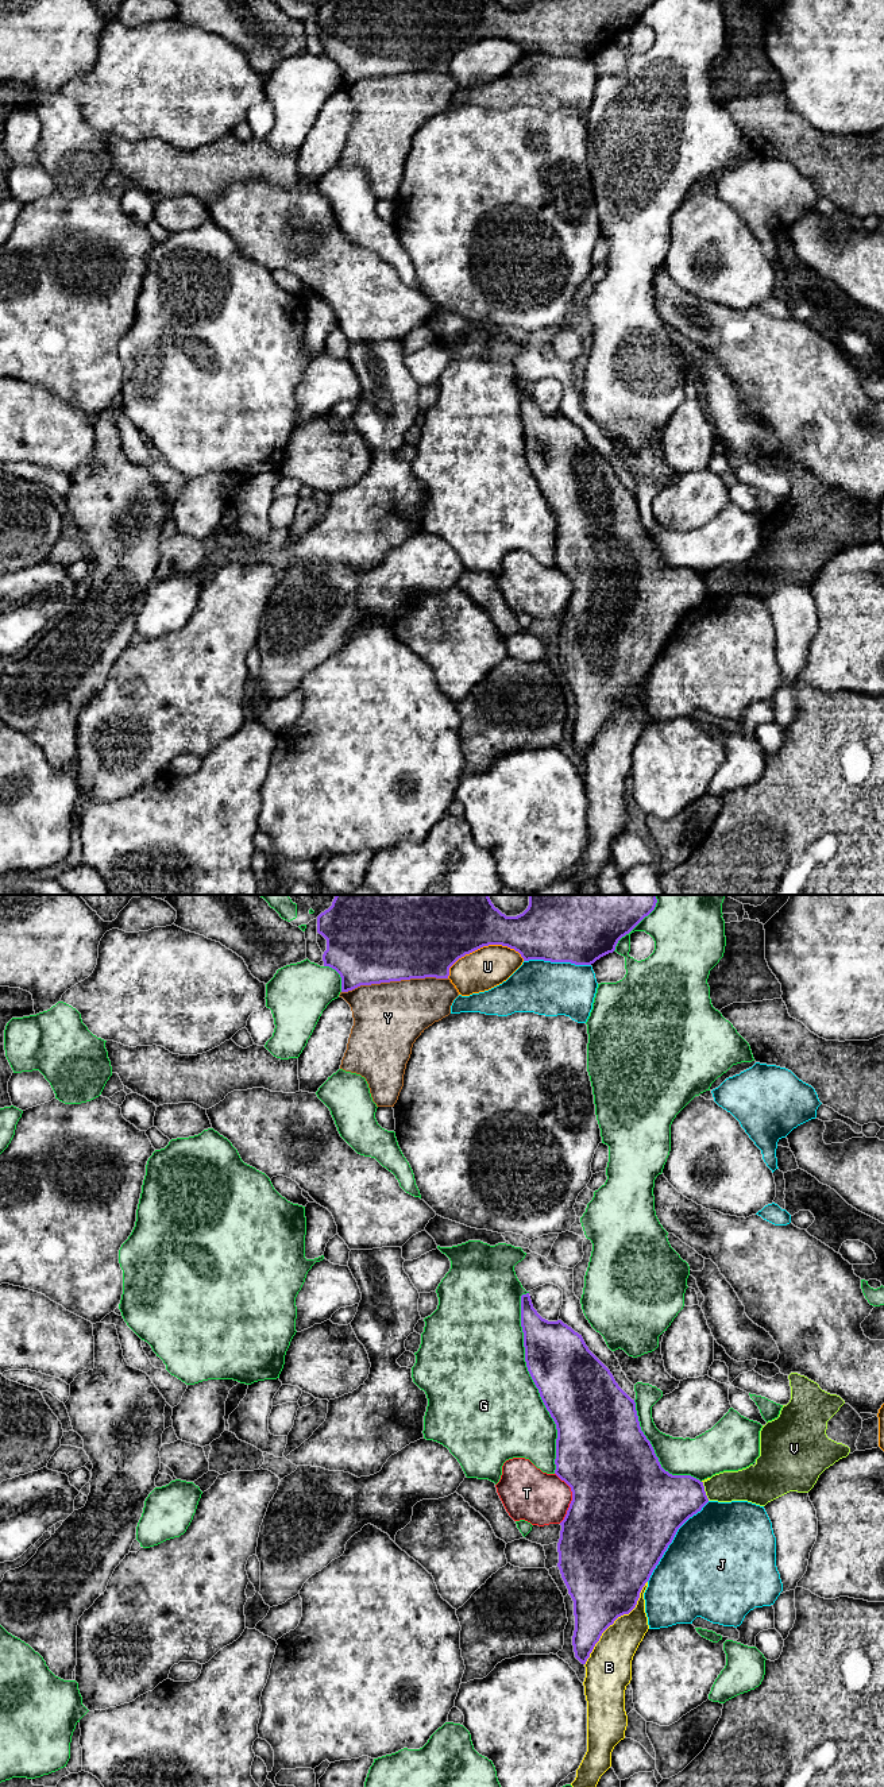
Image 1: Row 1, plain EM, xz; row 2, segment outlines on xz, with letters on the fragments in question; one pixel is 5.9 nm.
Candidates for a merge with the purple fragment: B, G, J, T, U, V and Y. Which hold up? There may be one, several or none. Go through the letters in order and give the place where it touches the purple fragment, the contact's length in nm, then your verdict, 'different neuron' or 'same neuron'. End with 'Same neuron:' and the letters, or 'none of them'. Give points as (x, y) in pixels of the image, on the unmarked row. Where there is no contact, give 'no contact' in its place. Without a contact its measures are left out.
B: xz (616, 711) | 650 nm | different neuron
G: xz (533, 474) | 1100 nm | different neuron
J: xz (672, 632) | 600 nm | different neuron
T: xz (572, 591) | 300 nm | different neuron
U: xz (482, 39) | 480 nm | different neuron
V: xz (705, 585) | 120 nm | different neuron
Y: xz (394, 73) | 650 nm | different neuron
Same neuron: none of them

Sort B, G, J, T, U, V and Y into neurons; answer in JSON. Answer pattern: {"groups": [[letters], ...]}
{"groups": [["B"], ["G"], ["J"], ["T"], ["U"], ["V"], ["Y"]]}

